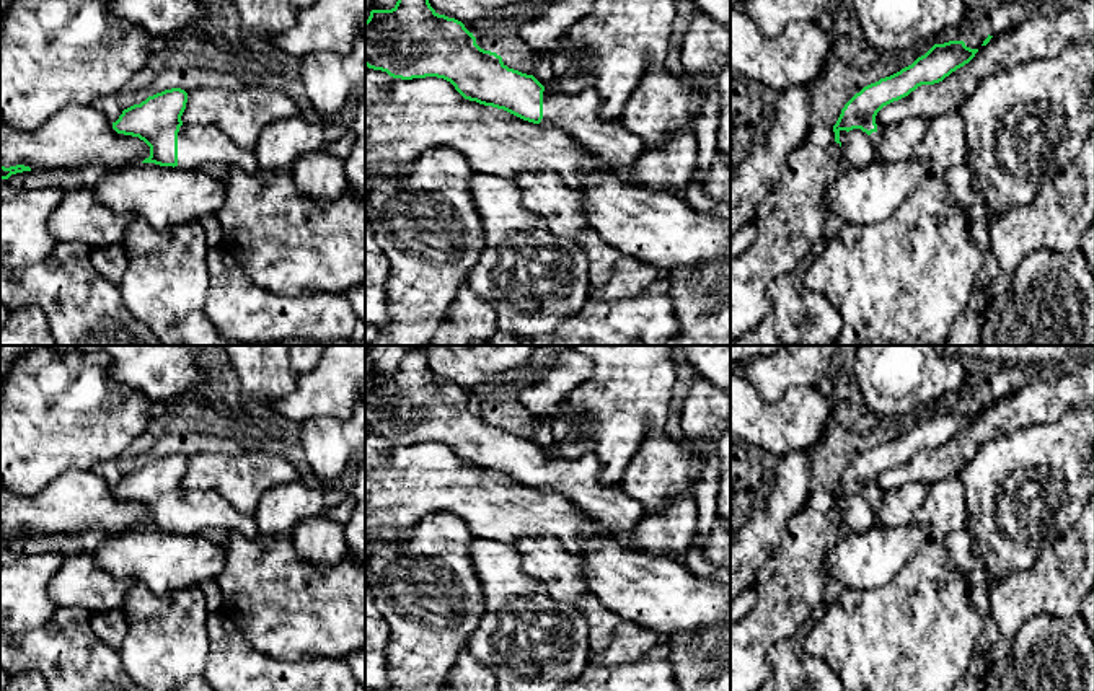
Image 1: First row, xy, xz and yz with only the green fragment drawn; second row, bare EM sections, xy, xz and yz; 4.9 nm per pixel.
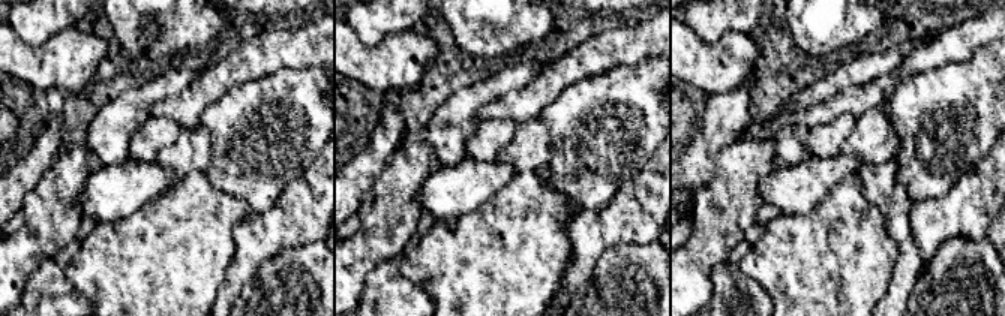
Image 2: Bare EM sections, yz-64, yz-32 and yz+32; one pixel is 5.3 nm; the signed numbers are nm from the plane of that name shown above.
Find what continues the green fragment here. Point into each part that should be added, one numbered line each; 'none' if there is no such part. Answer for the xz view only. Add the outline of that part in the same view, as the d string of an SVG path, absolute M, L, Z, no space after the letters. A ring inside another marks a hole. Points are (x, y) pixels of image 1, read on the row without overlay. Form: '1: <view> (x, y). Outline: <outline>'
1: xz (579, 481). Outline: M593 453L579 460L543 456L543 484L540 491L562 495L585 513L602 522L620 539L633 533L642 517L642 505L620 486L600 481L600 463Z

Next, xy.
1: xy (198, 509). Outline: M183 489L178 497L178 533L199 535L205 528L238 531L246 538L261 535L254 515L238 512L220 492Z

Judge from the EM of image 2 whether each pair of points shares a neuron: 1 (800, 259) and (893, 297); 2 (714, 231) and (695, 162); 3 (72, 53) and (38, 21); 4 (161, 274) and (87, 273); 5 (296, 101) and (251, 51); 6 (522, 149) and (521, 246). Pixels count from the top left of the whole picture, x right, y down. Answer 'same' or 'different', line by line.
1: different
2: different
3: different
4: same
5: different
6: different

